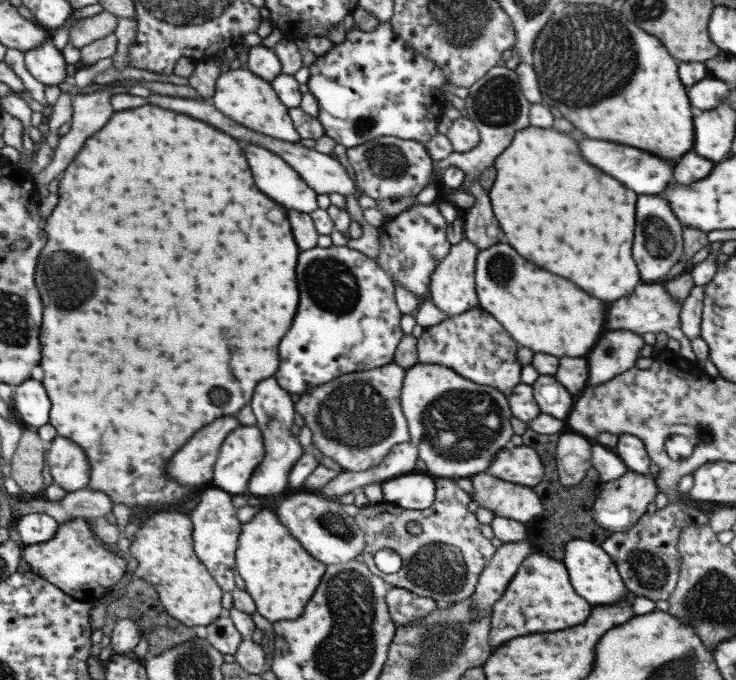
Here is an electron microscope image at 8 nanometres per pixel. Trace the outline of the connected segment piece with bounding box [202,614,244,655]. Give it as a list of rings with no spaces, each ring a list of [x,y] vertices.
[[[228,615],[218,617],[214,622],[204,626],[204,637],[216,650],[224,654],[234,654],[238,645],[244,640],[233,620]]]

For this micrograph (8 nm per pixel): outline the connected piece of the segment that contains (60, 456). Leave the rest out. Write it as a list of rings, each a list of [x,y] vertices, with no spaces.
[[[58,435],[48,445],[50,448],[45,458],[53,483],[67,492],[88,487],[91,468],[84,450],[68,438]]]

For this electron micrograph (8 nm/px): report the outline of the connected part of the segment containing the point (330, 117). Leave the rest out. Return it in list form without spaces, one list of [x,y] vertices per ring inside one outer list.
[[[380,21],[371,32],[362,31],[355,26],[346,33],[344,42],[336,43],[327,53],[316,56],[309,67],[307,86],[317,100],[317,118],[323,123],[325,134],[347,149],[378,137],[427,143],[439,133],[437,126],[447,103],[442,91],[444,74],[434,65],[434,61],[427,59],[400,38],[389,22]]]

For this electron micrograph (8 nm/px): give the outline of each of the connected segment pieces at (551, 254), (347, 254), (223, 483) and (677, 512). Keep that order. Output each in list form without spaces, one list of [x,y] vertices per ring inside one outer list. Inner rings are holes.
[[[528,125],[516,131],[516,136],[508,150],[496,158],[496,182],[490,190],[492,210],[518,254],[526,260],[538,264],[540,268],[564,276],[578,284],[582,290],[594,298],[612,302],[628,296],[642,282],[638,266],[632,260],[632,240],[634,240],[634,218],[636,218],[636,196],[632,190],[624,188],[618,180],[602,174],[596,166],[590,166],[580,150],[578,142],[566,134],[552,128],[534,128]]]
[[[345,246],[330,247],[314,247],[308,250],[304,250],[298,258],[298,266],[296,266],[296,280],[298,280],[298,290],[300,290],[300,306],[298,306],[298,314],[294,318],[294,324],[290,328],[290,332],[282,338],[280,346],[278,346],[278,352],[280,352],[280,364],[278,370],[274,373],[274,378],[277,383],[284,389],[292,394],[304,394],[308,389],[326,384],[333,378],[338,378],[346,373],[353,373],[354,371],[366,371],[388,363],[392,363],[395,357],[395,352],[398,343],[405,335],[401,329],[401,312],[398,308],[395,299],[395,284],[389,275],[374,258],[370,258],[365,254],[362,254],[359,250],[348,248]]]
[[[240,426],[228,434],[220,448],[220,456],[214,467],[213,484],[220,490],[237,497],[240,501],[248,500],[248,484],[252,473],[264,459],[264,440],[257,426]]]
[[[682,502],[668,504],[654,513],[644,513],[626,532],[612,533],[601,544],[601,548],[614,561],[630,593],[654,601],[667,600],[673,595],[679,579],[682,557],[677,544],[681,530],[685,526],[708,524],[708,513]]]

